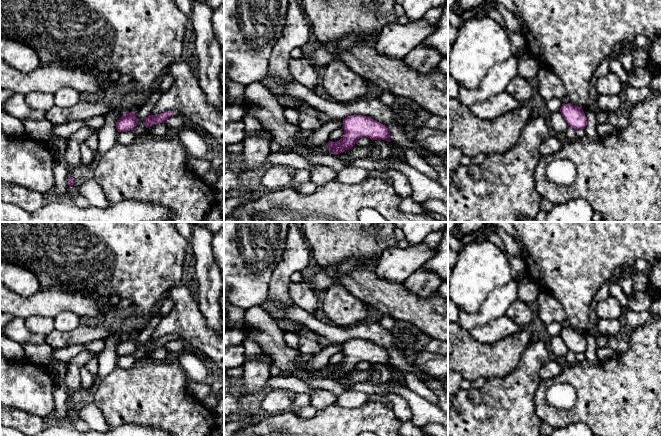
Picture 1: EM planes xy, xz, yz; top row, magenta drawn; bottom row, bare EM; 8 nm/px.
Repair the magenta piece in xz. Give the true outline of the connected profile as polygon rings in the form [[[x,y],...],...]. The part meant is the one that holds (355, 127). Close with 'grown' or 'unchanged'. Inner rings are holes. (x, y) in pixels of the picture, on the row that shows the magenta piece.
[[[350,115],[343,119],[342,128],[344,129],[343,137],[336,142],[329,141],[326,144],[327,149],[334,155],[348,151],[362,137],[368,137],[372,141],[385,140],[391,142],[388,128],[367,116]]] | unchanged

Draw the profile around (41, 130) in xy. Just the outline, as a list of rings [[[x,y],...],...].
[[[46,118],[41,120],[24,119],[22,122],[25,135],[29,138],[48,144],[54,137],[52,134],[53,124]]]

